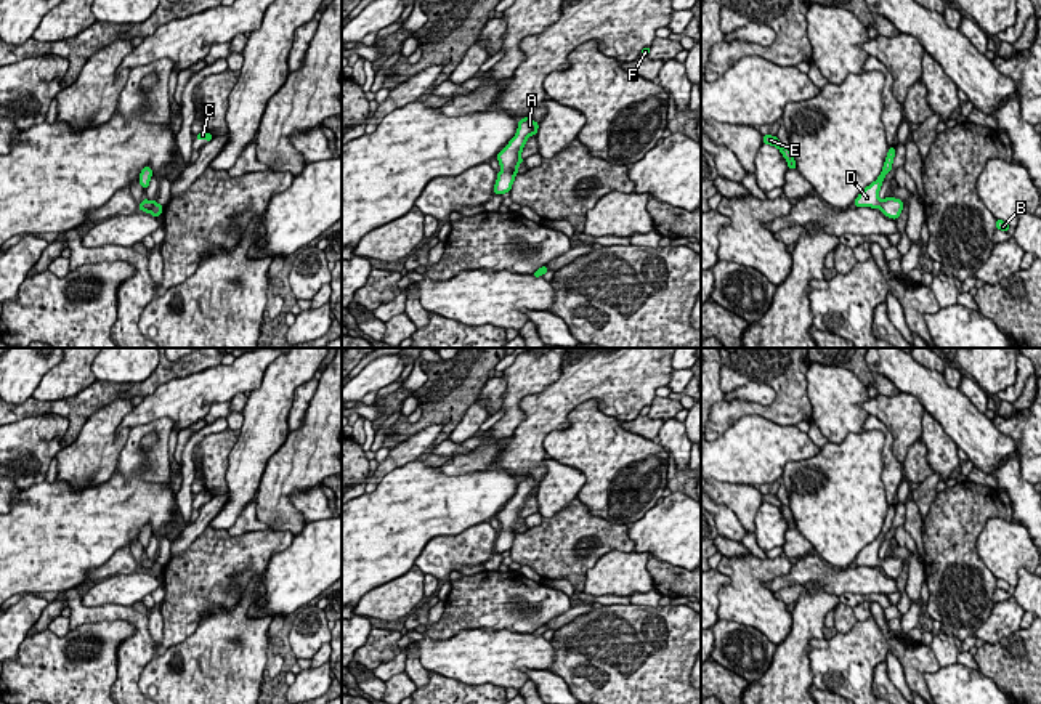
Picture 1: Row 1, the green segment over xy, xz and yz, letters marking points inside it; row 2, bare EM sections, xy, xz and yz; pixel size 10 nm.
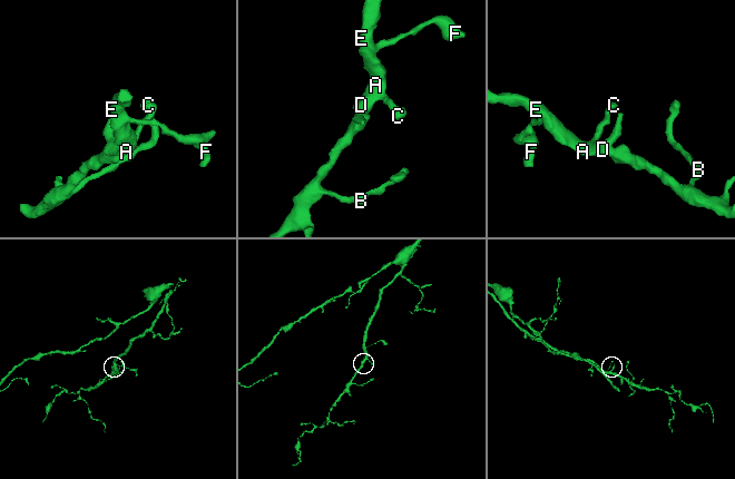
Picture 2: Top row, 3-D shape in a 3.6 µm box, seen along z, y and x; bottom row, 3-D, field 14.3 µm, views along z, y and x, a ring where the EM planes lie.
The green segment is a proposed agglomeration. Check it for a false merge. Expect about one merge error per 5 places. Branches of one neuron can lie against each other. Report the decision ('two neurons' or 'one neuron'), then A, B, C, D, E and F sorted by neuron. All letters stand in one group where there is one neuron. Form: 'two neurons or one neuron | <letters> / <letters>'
one neuron | A B C D E F

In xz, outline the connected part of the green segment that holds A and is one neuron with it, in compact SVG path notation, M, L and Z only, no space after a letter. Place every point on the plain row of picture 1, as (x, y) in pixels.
M525 476L518 481L516 494L508 500L508 504L497 513L500 523L500 531L494 544L494 553L504 553L512 548L513 539L518 534L516 526L521 524L521 510L526 499L536 494L539 483L531 476Z

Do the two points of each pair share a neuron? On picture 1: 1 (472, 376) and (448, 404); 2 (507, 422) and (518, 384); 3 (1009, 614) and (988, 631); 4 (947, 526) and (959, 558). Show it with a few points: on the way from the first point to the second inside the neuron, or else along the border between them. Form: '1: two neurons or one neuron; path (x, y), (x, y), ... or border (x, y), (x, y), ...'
1: one neuron; path (465, 382), (449, 398)
2: one neuron; path (512, 412), (514, 393)
3: one neuron; path (1004, 619), (993, 631)
4: one neuron; path (950, 534), (951, 550)

